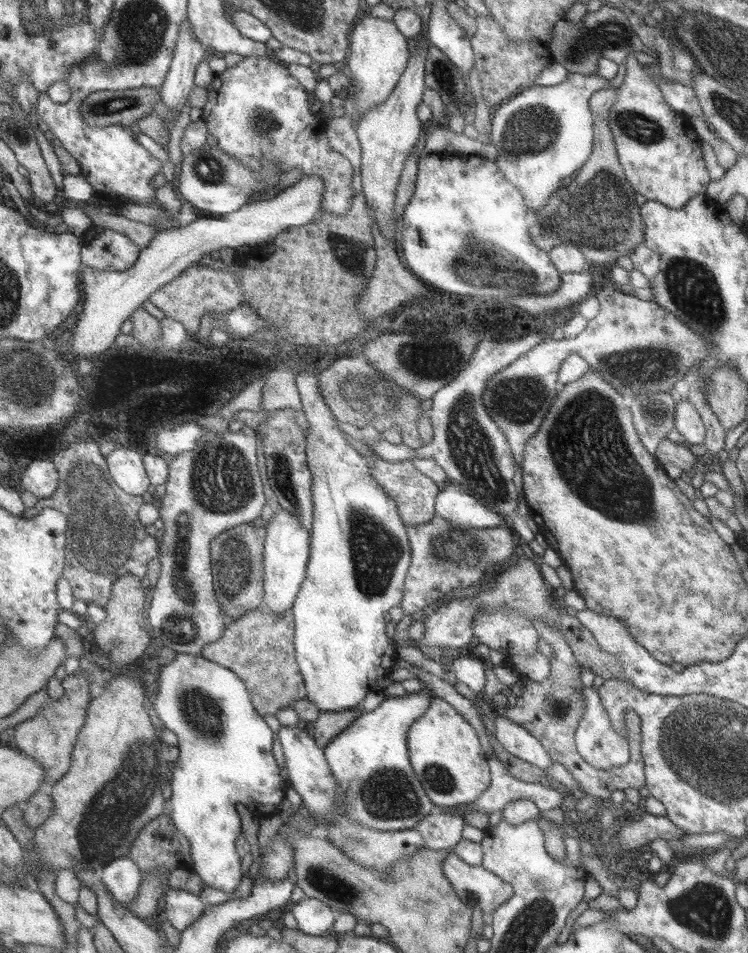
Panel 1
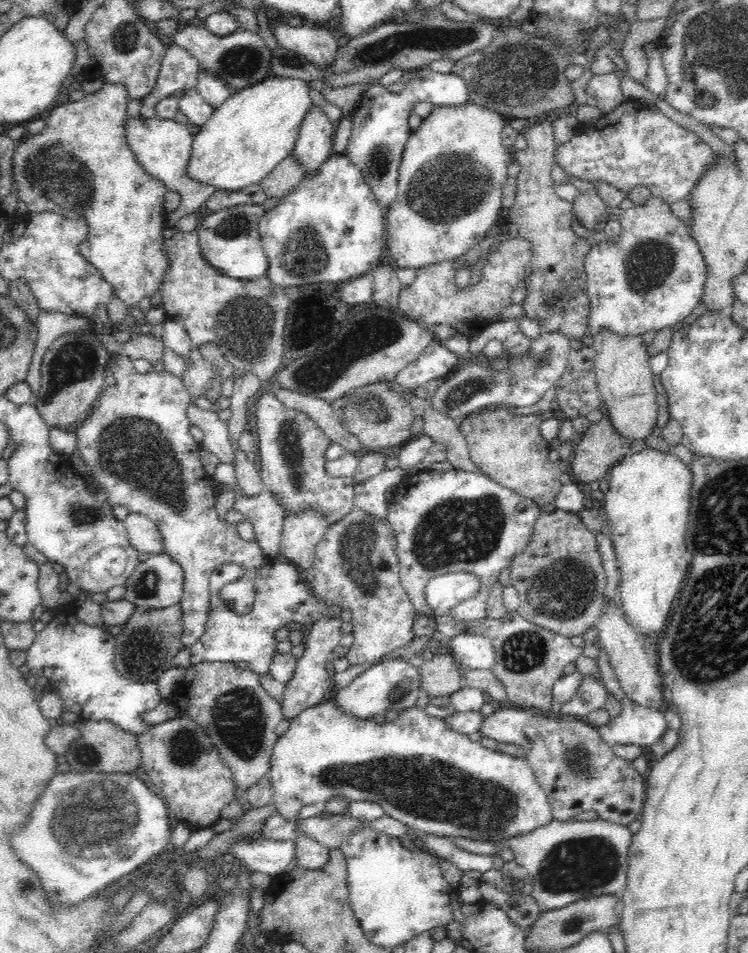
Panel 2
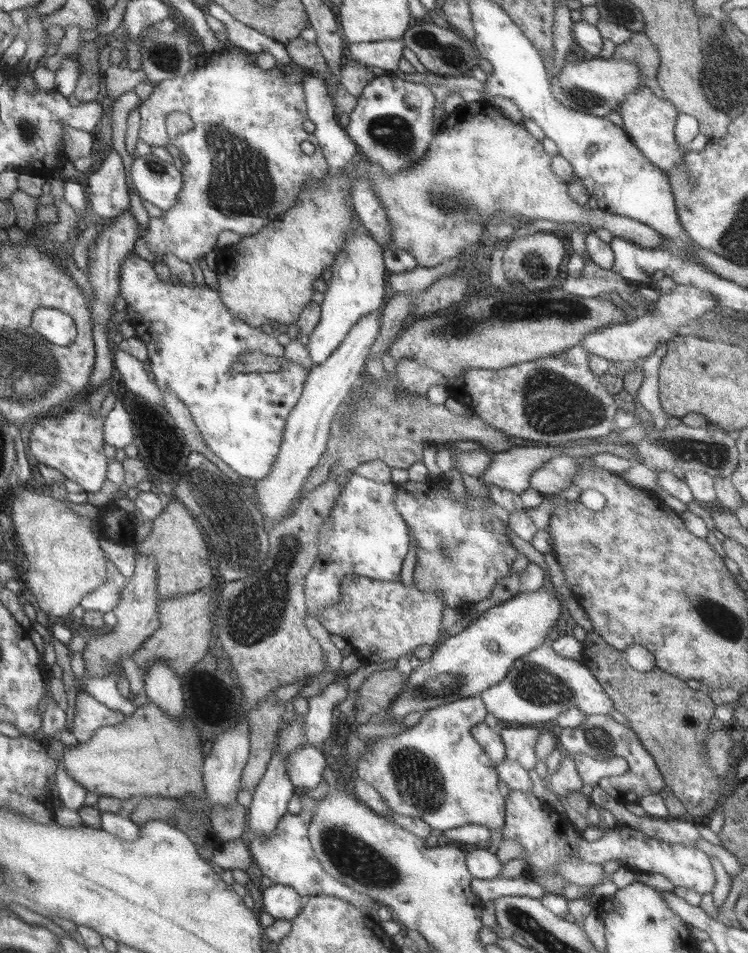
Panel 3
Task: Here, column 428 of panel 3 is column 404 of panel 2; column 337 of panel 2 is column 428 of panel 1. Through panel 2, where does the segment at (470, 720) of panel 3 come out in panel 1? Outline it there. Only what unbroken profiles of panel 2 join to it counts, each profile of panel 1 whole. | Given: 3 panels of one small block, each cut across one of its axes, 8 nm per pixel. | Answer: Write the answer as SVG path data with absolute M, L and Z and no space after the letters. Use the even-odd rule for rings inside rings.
M433 696L430 708L412 726L408 742L412 742L411 766L416 766L415 774L420 774L419 782L437 809L470 805L490 788L486 750L482 750L474 728L446 700Z

